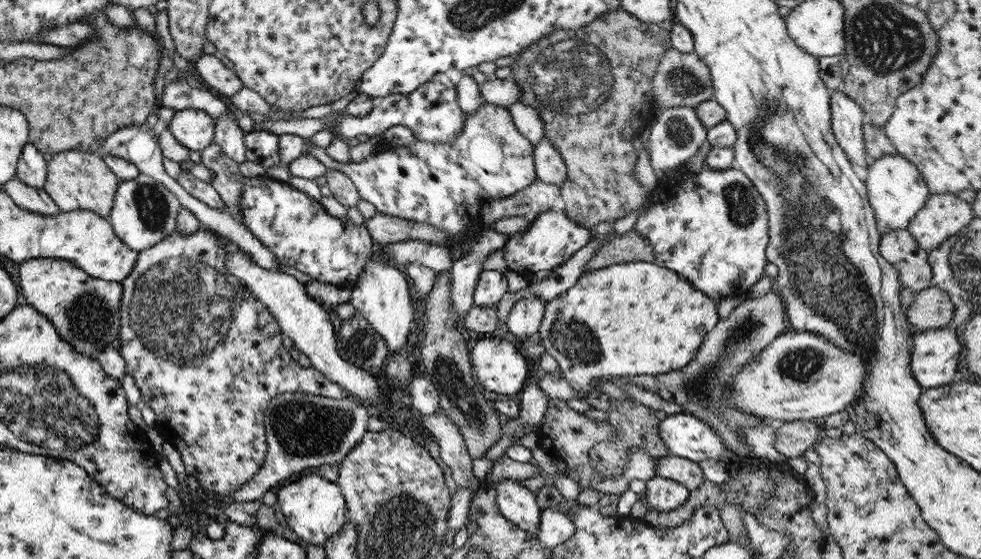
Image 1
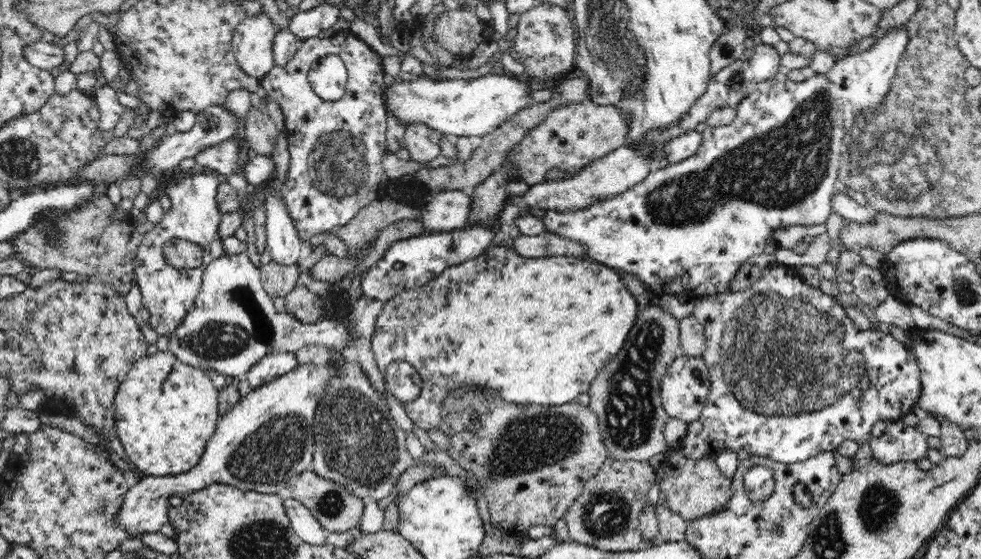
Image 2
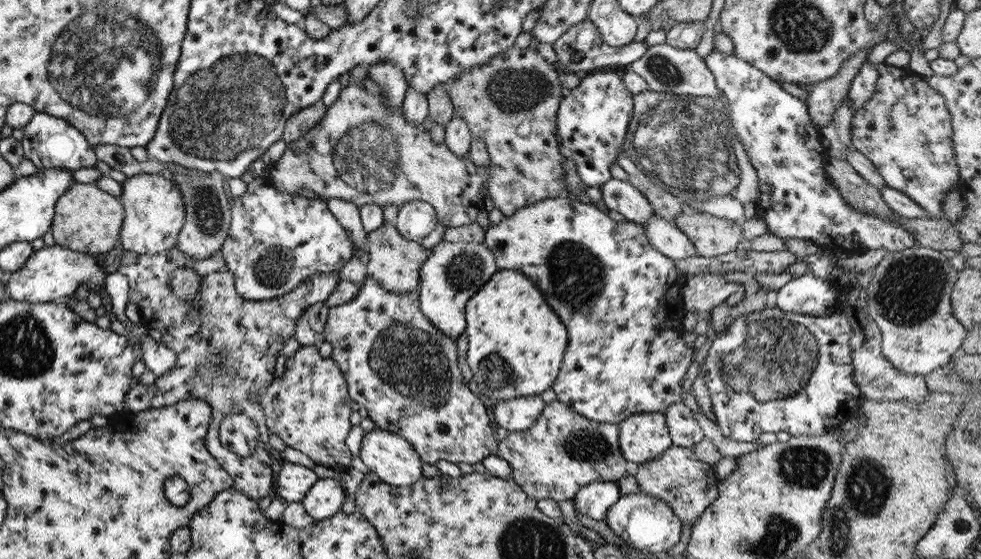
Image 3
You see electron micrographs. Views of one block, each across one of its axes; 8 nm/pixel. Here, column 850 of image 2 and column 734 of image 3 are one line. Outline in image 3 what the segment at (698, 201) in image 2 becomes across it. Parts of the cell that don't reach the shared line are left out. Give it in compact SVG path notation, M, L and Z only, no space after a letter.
M711 49L711 52L705 56L704 63L714 77L716 88L725 96L726 104L729 104L731 124L749 162L756 170L759 195L755 203L757 208L755 212L764 222L766 233L773 234L783 240L791 237L799 238L799 240L812 240L819 245L821 250L844 255L875 248L897 252L917 246L911 233L894 220L853 210L839 196L838 190L824 172L827 157L824 146L820 142L820 131L811 122L805 101L795 98L779 83L769 79L752 64L734 54L725 54Z

